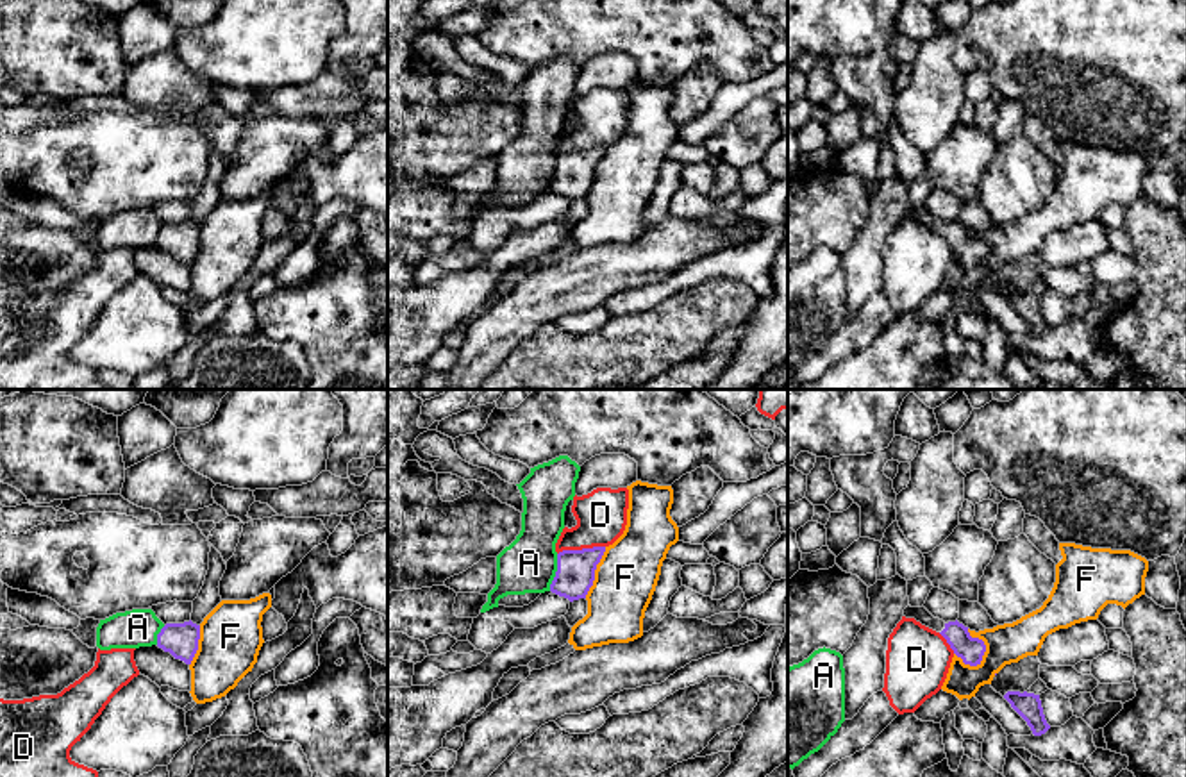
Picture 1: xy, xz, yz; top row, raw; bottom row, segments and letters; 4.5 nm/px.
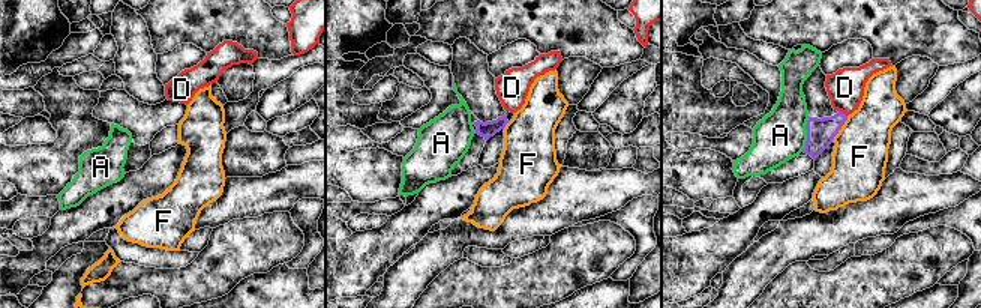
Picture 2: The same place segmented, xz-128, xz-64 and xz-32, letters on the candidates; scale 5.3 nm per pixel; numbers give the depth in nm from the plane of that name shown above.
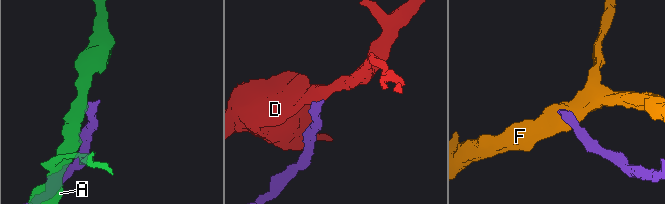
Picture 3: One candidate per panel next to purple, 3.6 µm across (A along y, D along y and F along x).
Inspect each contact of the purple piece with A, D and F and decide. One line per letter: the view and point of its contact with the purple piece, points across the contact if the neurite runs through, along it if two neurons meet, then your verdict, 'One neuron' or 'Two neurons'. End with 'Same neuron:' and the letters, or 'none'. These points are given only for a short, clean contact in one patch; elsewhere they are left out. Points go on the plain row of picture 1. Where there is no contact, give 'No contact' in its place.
A: Touches purple at xz (556, 172). Two neurons
D: Touches purple at xz (583, 149). Boundary: xz (604, 145), (561, 150), (558, 154). Two neurons
F: Touches purple at yz (985, 245). Boundary: yz (967, 229), (985, 245), (983, 259), (976, 267). Two neurons
Same neuron: none

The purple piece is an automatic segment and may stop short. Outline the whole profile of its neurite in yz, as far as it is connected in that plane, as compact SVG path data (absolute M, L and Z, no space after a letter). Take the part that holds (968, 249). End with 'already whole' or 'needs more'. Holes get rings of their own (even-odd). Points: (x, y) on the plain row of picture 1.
M911 205L904 209L904 216L915 218L922 225L940 232L947 239L954 254L963 259L965 264L981 264L982 255L986 252L984 241L979 238L972 238L968 227L965 227L957 220L945 223L943 220L934 218L925 207Z | needs more

